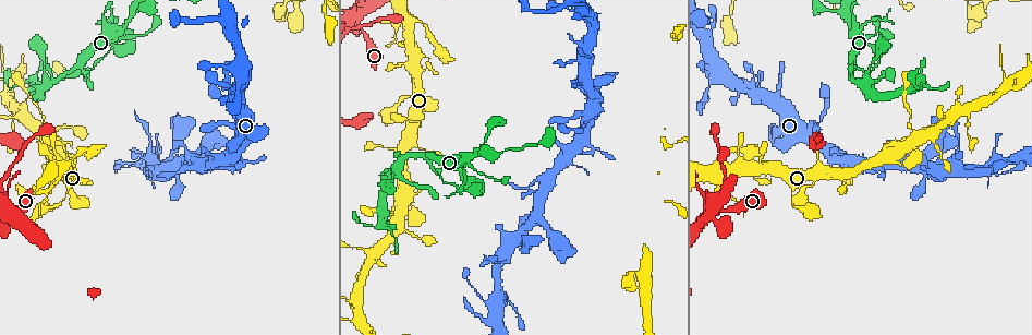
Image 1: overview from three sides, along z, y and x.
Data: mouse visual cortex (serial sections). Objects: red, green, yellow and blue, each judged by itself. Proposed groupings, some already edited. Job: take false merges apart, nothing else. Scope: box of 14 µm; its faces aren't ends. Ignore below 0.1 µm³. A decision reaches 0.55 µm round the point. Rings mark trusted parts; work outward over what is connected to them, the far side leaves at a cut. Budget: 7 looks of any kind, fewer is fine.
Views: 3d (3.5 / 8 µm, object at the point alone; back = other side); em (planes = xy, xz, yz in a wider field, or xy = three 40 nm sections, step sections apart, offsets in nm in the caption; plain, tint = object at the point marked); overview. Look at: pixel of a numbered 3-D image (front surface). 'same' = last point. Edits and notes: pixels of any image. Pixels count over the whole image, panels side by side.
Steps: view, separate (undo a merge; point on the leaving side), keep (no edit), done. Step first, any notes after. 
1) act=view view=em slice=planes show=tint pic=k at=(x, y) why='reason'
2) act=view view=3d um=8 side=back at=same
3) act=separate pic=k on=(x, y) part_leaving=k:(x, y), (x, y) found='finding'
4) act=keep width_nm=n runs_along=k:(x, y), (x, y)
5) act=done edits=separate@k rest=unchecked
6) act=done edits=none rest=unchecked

act=view view=3d um=8 pic=1 at=(396, 217) why='three-way junction'

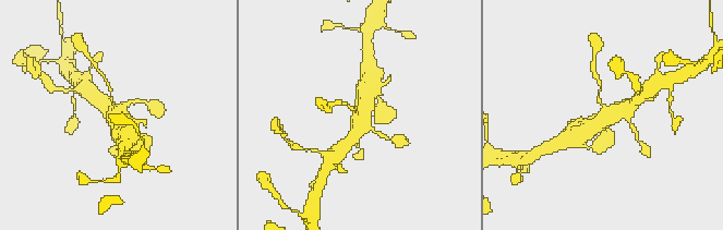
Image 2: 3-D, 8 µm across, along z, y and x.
act=view view=3d um=3.5 side=back pic=2 at=(114, 111) why='closer look'

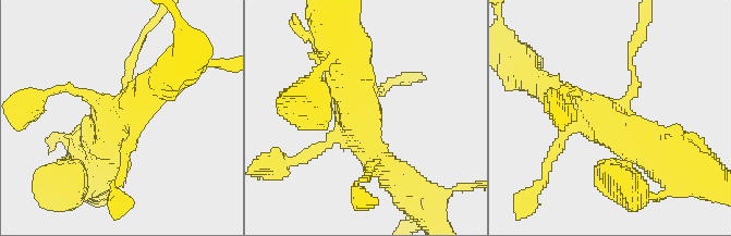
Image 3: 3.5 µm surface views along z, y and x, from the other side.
act=view view=em slice=planes show=tint pic=3 at=(620, 108) why='need the tissue'

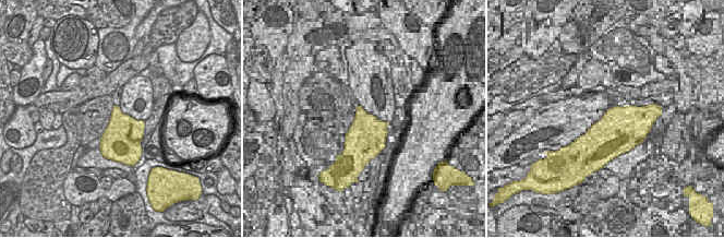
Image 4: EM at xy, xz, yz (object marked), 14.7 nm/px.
act=keep width_nm=500 runs_along=3:(665, 161), (552, 95) found='one cell here'

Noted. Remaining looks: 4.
act=view view=em slice=planes show=tint pic=1 at=(945, 114) why='thin arm on a thick one'

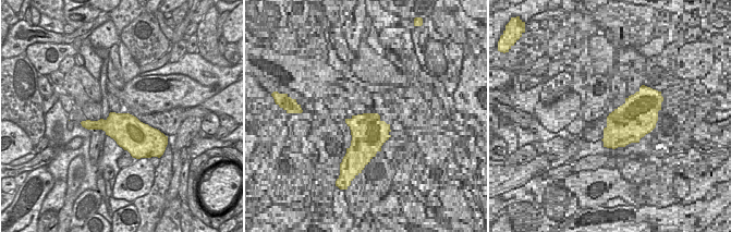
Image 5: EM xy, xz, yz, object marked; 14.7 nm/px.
act=view view=3d um=3.5 at=same why='wider look'

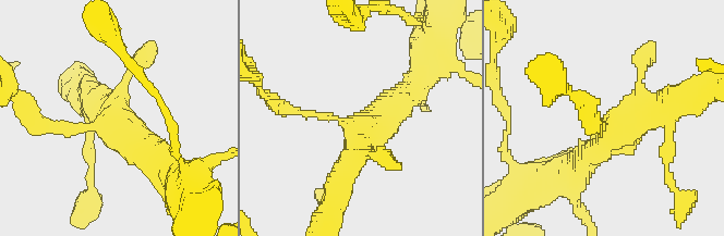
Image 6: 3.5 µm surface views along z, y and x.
act=keep width_nm=480 runs_along=6:(410, 91), (363, 136), (336, 191) found='all the same cell'

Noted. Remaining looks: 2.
act=view view=3d um=3.5 side=back pic=1 at=(6, 172)

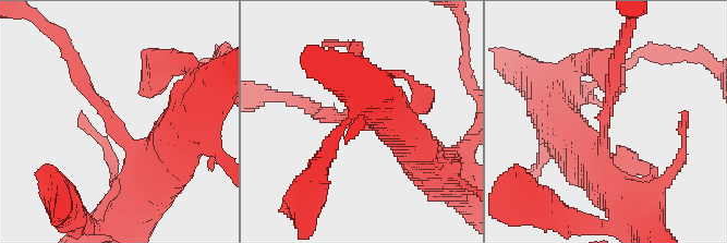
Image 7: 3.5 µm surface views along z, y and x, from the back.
act=view view=em slice=xy step=1 show=tint pic=7 at=(111, 120) arm_widths_nm=200,400 why='need the tissue'

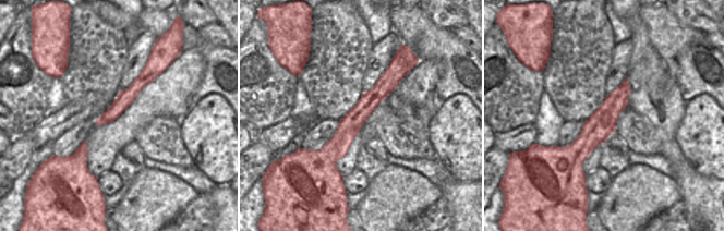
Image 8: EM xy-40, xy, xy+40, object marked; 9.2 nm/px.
act=keep runs_along=7:(140, 184), (140, 154), (73, 63) found='continuous, no second cell'

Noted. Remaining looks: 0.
act=done edits=none rest=unchecked

